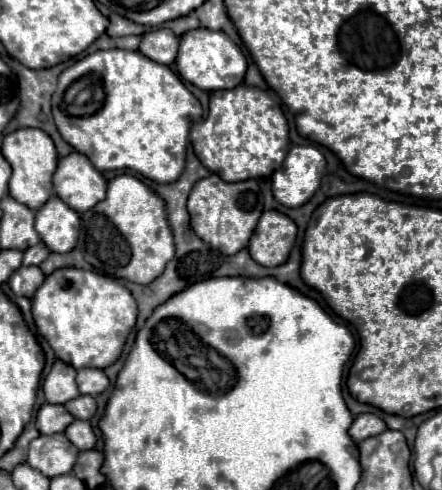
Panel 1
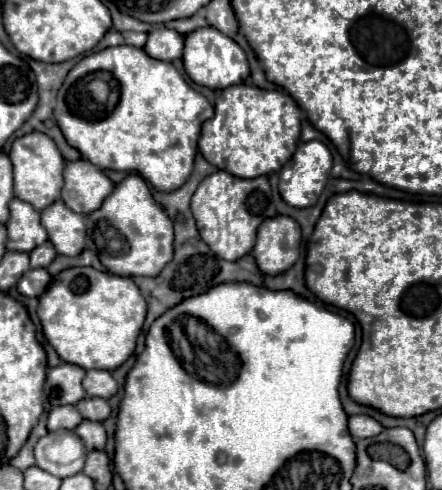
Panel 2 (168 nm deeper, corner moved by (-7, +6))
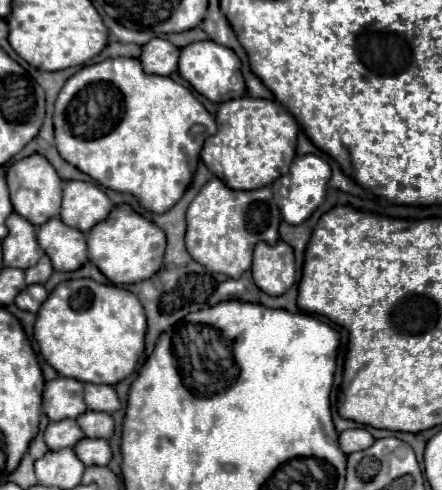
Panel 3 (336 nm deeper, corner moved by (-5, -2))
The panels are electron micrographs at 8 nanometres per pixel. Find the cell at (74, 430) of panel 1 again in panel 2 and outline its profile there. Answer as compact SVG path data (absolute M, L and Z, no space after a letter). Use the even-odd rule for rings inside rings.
M82 420L74 432L84 440L88 450L102 450L106 446L106 430L100 422Z

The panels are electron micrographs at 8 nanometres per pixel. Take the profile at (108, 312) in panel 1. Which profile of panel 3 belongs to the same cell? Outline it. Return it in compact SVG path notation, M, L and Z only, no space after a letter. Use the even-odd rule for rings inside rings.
M88 278L60 282L52 290L48 300L42 304L34 326L34 338L40 346L40 354L60 376L110 386L122 382L134 372L138 358L144 352L144 336L146 336L146 316L140 300L128 290L116 288L112 284L98 284Z

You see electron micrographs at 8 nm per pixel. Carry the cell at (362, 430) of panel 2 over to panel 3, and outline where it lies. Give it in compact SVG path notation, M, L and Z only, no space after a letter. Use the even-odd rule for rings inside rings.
M354 428L354 430L344 430L340 434L340 448L344 454L352 454L352 452L360 452L370 448L370 444L374 442L372 434L362 430L362 428Z

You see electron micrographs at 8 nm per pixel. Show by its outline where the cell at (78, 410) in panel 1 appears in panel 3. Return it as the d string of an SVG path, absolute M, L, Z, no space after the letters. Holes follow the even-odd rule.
M84 412L78 416L78 426L82 428L86 438L104 438L108 440L114 432L114 420L112 416L106 416L106 412Z

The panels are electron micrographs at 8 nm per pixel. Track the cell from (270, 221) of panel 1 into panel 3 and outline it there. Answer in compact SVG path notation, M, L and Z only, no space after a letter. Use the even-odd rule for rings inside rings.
M282 240L276 246L256 244L252 278L262 292L282 296L296 280L292 248Z

